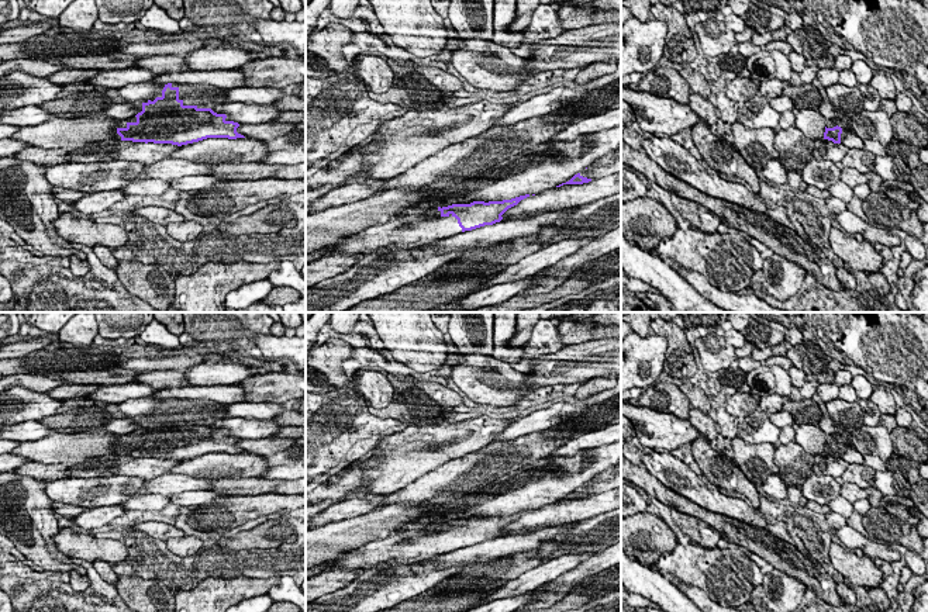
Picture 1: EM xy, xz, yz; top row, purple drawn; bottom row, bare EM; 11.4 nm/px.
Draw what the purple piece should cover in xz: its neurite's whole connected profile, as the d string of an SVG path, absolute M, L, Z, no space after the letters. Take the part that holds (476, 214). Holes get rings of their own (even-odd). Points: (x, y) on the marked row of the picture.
M529 194L503 201L473 201L452 204L424 211L417 215L400 215L386 224L366 228L352 236L328 245L330 255L362 253L369 255L386 249L411 249L432 243L456 234L493 225L503 219L503 214Z

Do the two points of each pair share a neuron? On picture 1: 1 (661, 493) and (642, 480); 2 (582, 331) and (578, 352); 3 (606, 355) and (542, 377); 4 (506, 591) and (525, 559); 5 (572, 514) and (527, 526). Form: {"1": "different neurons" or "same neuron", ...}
{"1": "same neuron", "2": "different neurons", "3": "same neuron", "4": "different neurons", "5": "same neuron"}

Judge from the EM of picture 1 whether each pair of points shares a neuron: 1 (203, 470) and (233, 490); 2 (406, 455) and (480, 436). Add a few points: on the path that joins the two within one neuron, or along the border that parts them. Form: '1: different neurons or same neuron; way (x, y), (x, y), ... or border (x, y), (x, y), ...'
1: different neurons; border (251, 476), (220, 477), (214, 480)
2: same neuron; way (424, 446), (428, 442), (462, 436)

